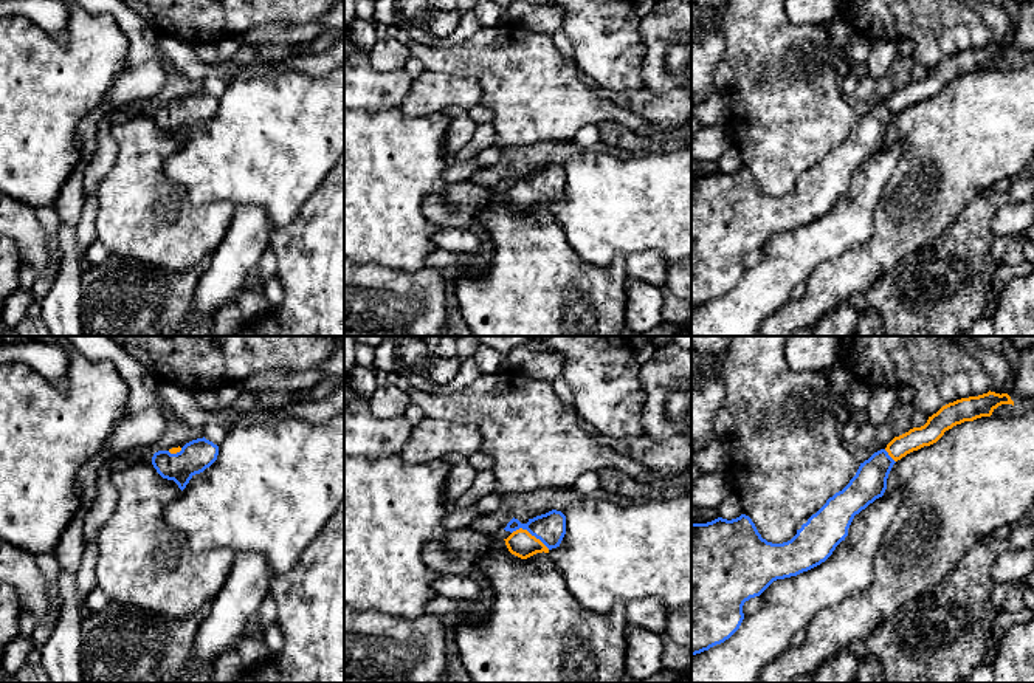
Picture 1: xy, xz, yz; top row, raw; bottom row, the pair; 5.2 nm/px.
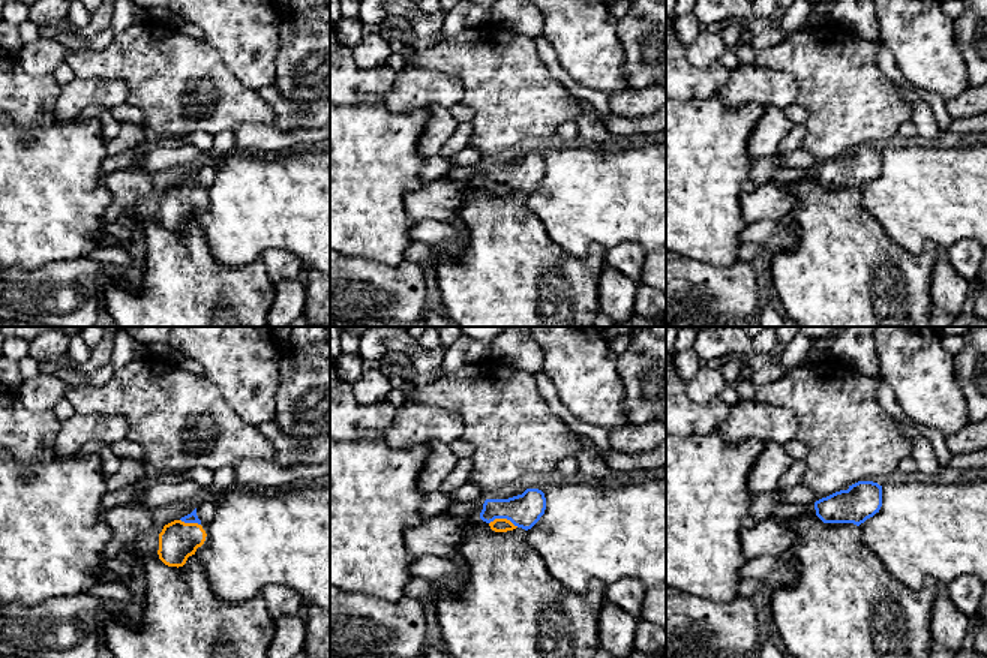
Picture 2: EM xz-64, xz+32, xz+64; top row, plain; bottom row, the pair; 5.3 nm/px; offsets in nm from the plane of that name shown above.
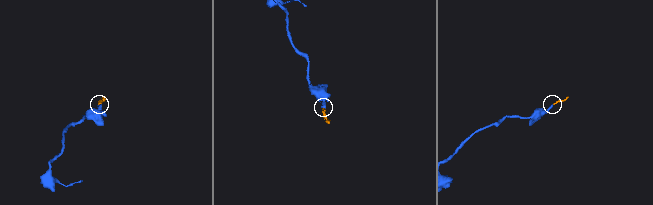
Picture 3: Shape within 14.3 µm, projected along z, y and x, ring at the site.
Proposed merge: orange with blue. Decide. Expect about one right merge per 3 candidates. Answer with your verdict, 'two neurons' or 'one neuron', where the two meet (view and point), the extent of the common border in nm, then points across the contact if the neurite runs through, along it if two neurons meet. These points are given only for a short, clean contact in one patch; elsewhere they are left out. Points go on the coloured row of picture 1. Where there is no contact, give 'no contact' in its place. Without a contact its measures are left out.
one neuron; meets orange in xz at (529, 533); contact 220 nm long; runs through xz (521, 544), (529, 533), (543, 533), (549, 528)

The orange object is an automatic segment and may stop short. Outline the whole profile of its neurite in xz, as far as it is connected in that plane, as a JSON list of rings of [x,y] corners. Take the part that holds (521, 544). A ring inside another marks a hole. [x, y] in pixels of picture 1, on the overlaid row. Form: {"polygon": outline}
{"polygon": [[[552,510],[529,519],[527,523],[521,523],[513,517],[504,530],[512,533],[504,539],[508,551],[527,559],[536,553],[549,553],[552,548],[560,547],[566,534],[566,516]]]}

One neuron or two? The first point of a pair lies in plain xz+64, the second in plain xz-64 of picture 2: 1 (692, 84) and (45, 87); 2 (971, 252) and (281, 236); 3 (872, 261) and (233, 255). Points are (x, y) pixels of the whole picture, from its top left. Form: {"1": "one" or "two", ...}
{"1": "one", "2": "two", "3": "two"}

